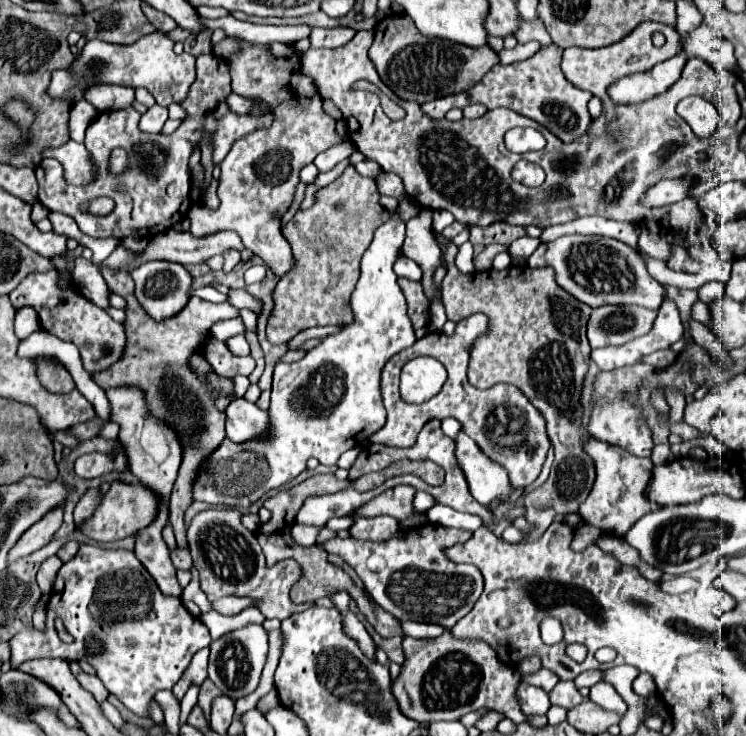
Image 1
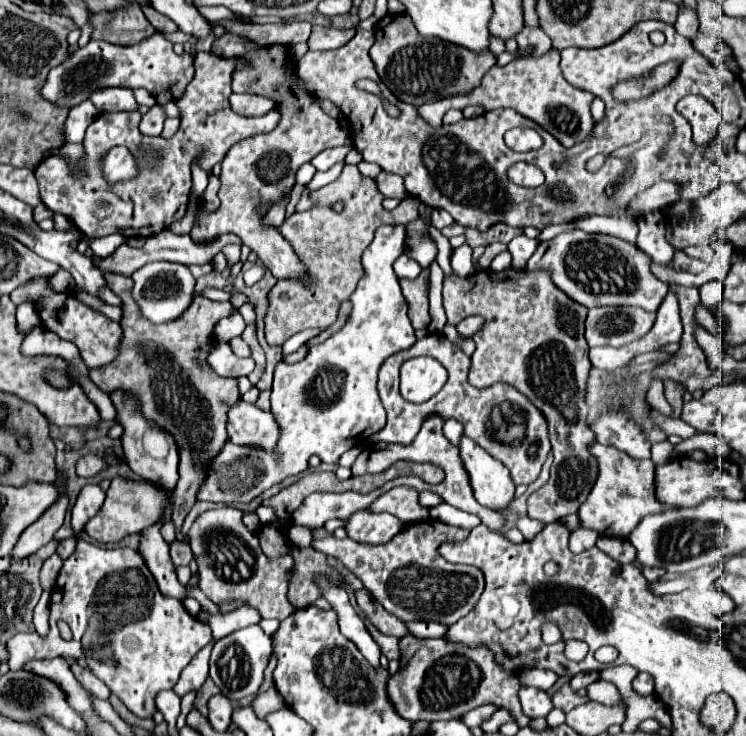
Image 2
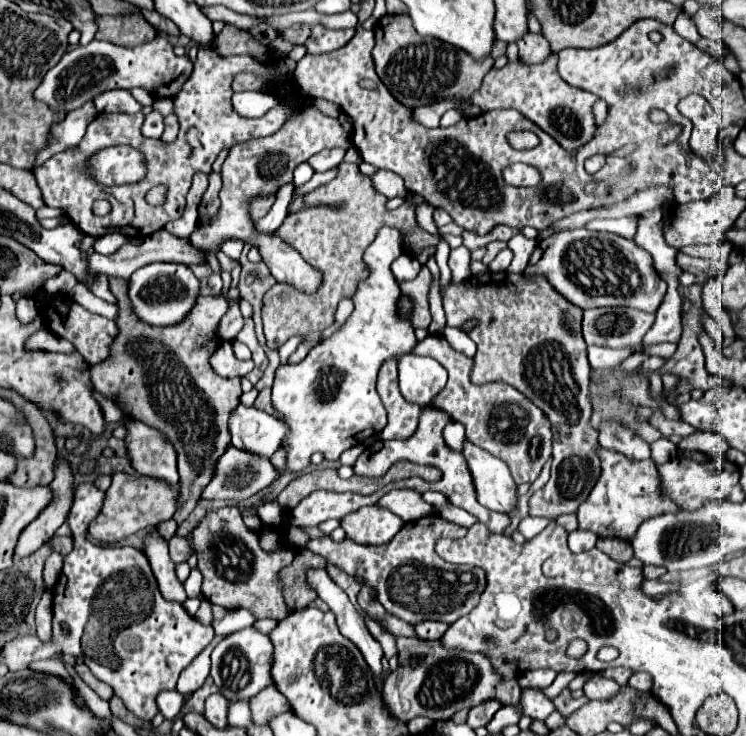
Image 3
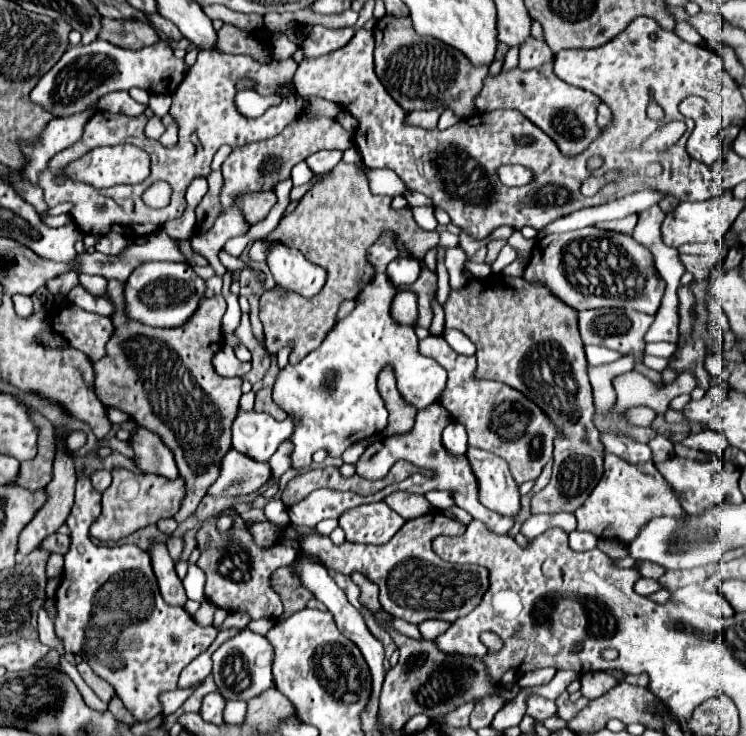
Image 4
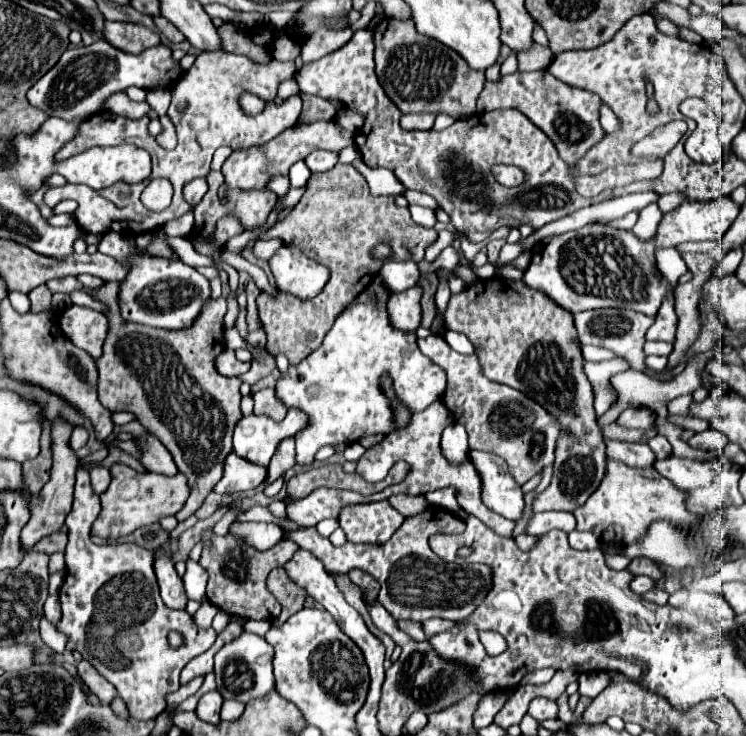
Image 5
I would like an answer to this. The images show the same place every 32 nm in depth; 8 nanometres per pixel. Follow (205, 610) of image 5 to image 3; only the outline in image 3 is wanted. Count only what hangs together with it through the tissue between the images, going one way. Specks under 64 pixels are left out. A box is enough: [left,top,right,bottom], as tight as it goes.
[196,600,212,624]

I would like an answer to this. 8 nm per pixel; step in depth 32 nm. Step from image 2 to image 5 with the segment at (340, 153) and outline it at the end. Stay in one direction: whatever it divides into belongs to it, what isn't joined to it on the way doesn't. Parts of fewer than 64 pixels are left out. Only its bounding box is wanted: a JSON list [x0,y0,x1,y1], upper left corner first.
[305,150,338,173]

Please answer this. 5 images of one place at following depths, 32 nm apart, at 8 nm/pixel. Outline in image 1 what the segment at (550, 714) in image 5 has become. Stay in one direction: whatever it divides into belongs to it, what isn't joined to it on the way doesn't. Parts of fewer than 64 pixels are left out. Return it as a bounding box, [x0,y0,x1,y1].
[516,684,552,716]

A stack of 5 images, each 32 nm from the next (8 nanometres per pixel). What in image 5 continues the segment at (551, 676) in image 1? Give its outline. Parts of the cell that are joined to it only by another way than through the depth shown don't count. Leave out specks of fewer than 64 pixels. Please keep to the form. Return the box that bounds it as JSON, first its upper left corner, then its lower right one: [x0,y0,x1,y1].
[522,668,556,686]

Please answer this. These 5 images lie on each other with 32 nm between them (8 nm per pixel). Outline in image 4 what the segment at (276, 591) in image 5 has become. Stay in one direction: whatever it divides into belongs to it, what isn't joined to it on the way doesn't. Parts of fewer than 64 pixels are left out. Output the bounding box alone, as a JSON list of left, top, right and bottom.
[272,568,312,622]

